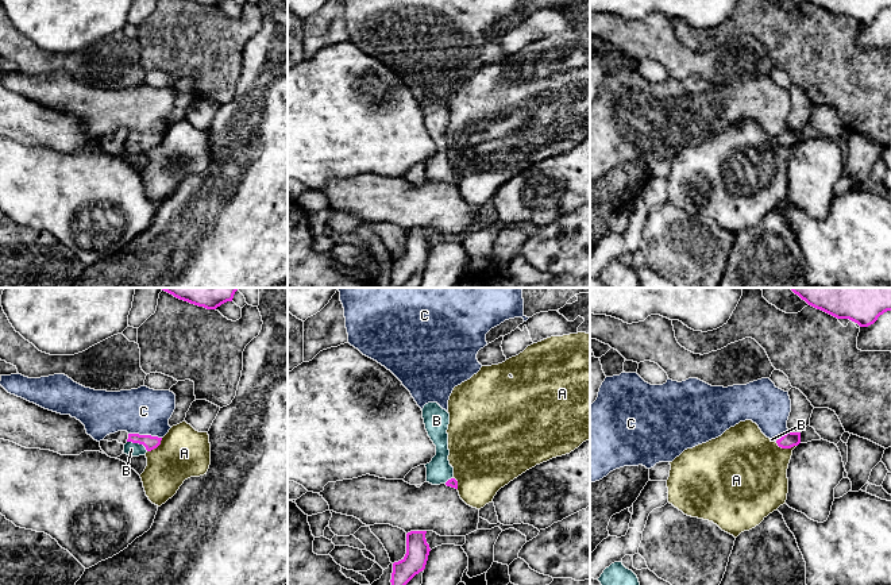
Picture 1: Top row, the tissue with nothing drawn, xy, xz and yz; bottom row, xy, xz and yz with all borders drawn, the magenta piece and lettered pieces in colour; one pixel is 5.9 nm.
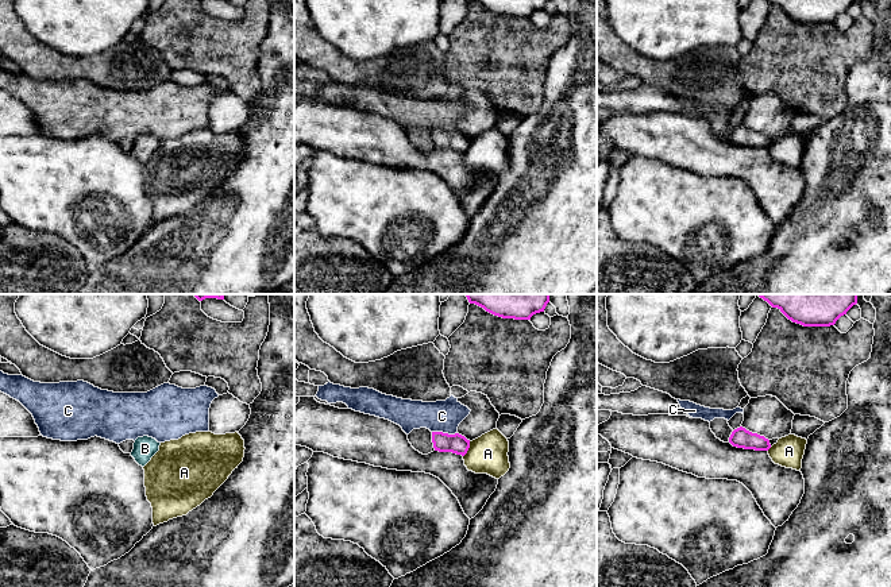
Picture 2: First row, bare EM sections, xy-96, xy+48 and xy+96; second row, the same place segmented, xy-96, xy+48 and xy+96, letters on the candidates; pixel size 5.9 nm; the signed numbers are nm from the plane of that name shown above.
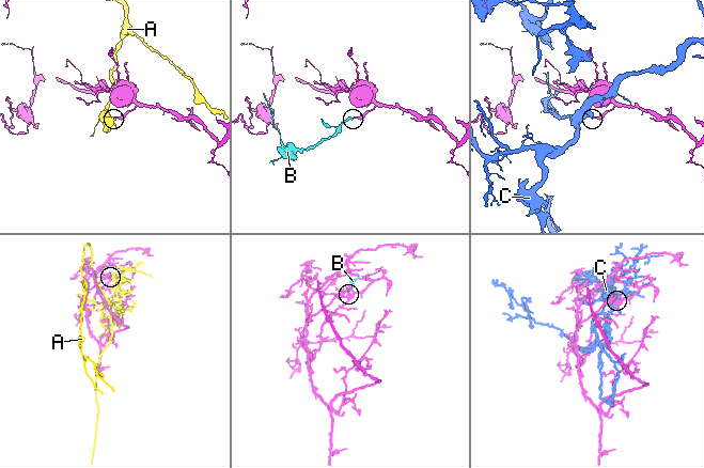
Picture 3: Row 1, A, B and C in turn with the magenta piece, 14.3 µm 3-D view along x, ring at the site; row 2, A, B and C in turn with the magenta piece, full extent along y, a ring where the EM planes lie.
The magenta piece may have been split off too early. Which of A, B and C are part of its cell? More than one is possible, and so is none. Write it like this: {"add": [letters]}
{"add": ["B"]}

